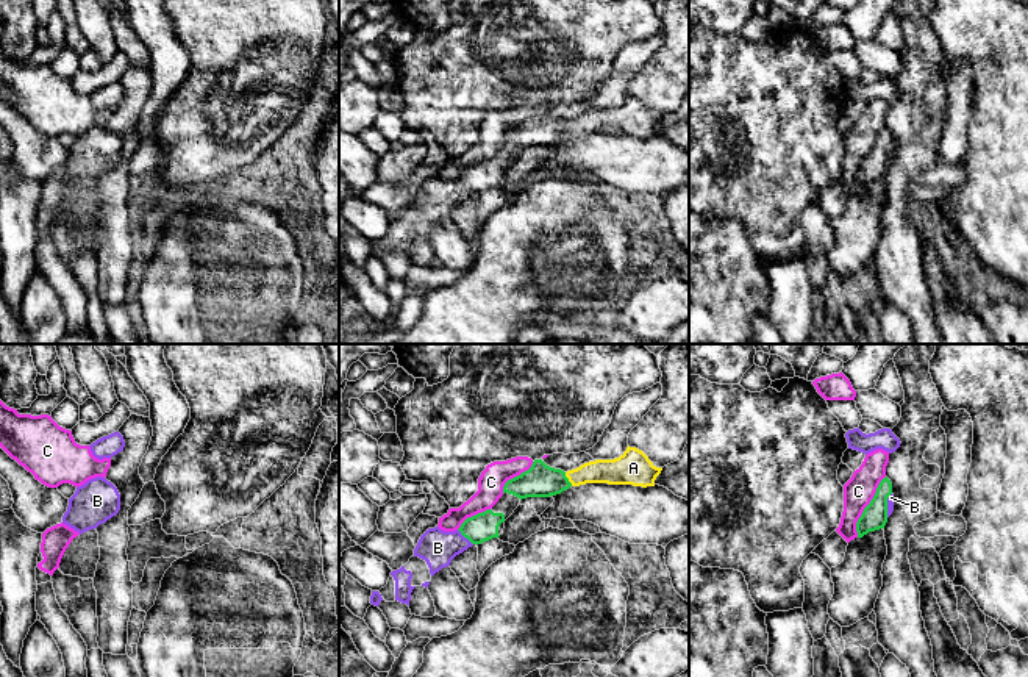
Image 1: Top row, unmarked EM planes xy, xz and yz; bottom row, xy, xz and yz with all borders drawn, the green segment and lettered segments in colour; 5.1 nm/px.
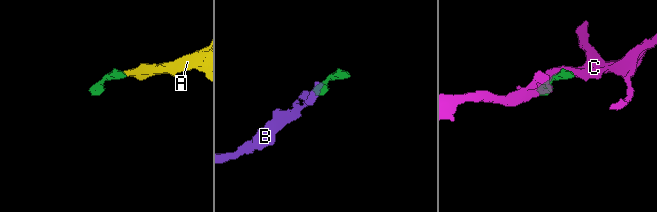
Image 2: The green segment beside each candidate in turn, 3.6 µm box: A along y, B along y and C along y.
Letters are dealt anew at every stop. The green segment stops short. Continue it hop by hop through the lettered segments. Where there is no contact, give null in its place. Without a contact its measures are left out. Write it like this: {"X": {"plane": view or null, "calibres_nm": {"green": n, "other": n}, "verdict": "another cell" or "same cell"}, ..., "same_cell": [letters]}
{"A": {"plane": "xz", "calibres_nm": {"green": 170, "other": 130}, "verdict": "same cell"}, "B": {"plane": "xz", "calibres_nm": {"green": 150, "other": 190}, "verdict": "same cell"}, "C": {"plane": "yz", "calibres_nm": {"green": 130, "other": 160}, "verdict": "another cell"}, "same_cell": ["A", "B"]}

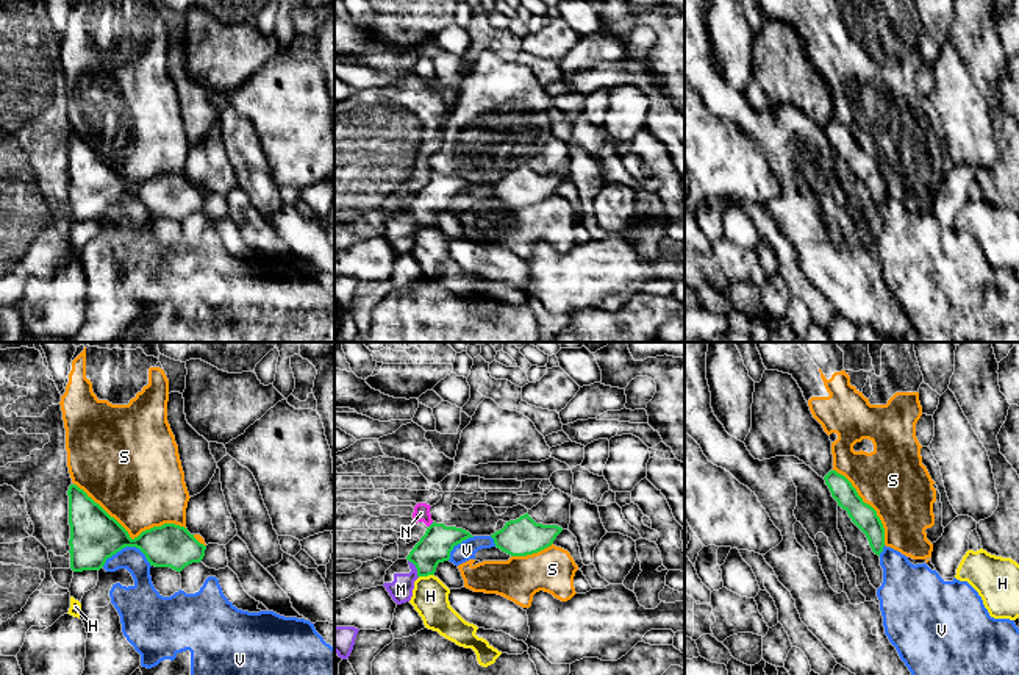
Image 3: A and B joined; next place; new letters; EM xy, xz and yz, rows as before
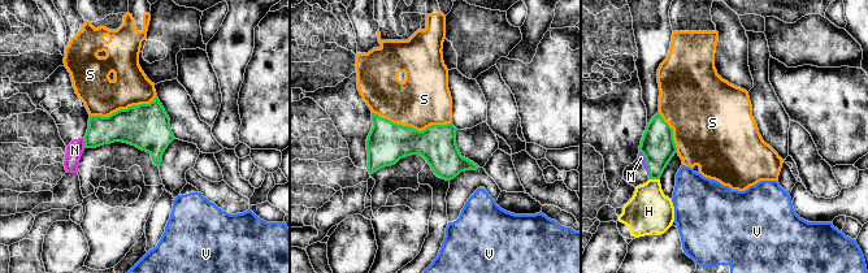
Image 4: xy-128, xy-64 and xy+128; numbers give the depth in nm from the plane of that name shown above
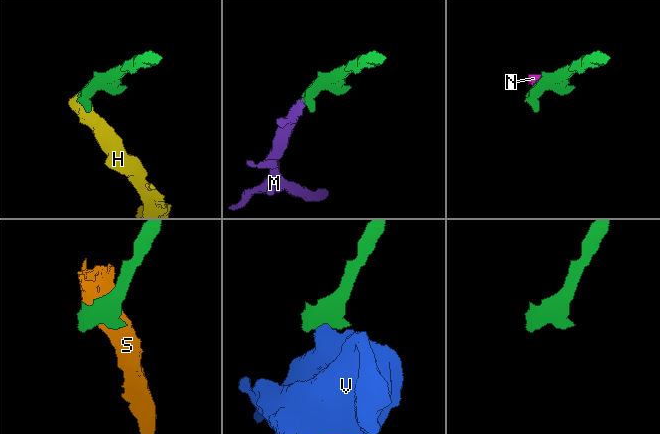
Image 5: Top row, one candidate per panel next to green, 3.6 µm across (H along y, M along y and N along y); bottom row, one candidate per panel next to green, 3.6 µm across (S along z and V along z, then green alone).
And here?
{"H": {"plane": "xz", "calibres_nm": {"green": 170, "other": 190}, "verdict": "another cell"}, "M": {"plane": "xz", "calibres_nm": {"green": 170, "other": 120}, "verdict": "same cell"}, "N": {"plane": "xz", "calibres_nm": {"green": 170, "other": 80}, "verdict": "another cell"}, "S": {"plane": "xy", "calibres_nm": {"green": 260, "other": 420}, "verdict": "another cell"}, "V": {"plane": "xy", "calibres_nm": {"green": 260, "other": 120}, "verdict": "another cell"}, "same_cell": ["M"]}

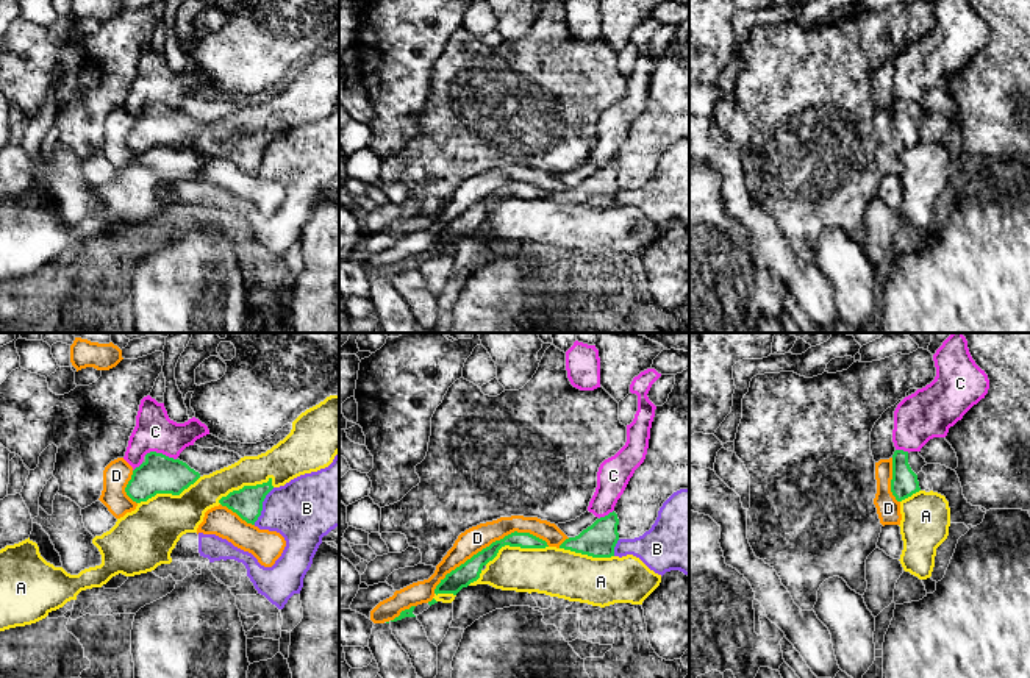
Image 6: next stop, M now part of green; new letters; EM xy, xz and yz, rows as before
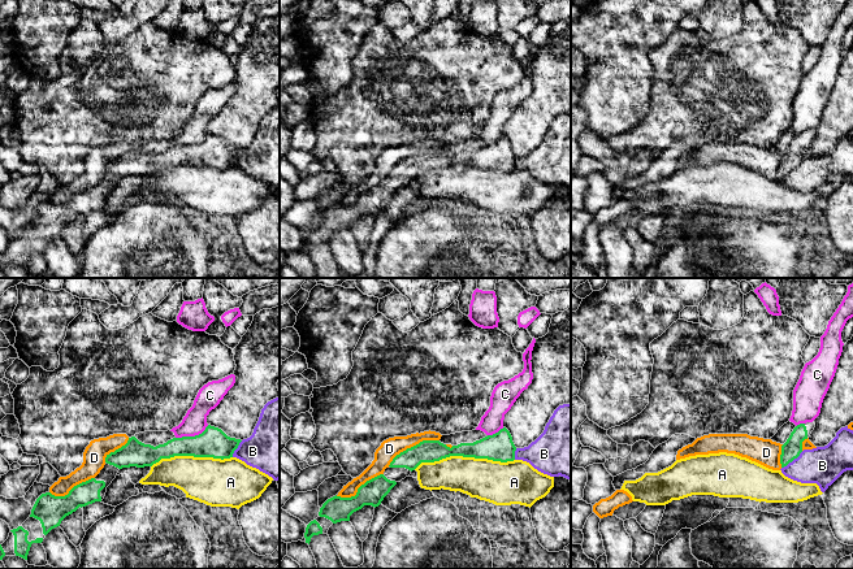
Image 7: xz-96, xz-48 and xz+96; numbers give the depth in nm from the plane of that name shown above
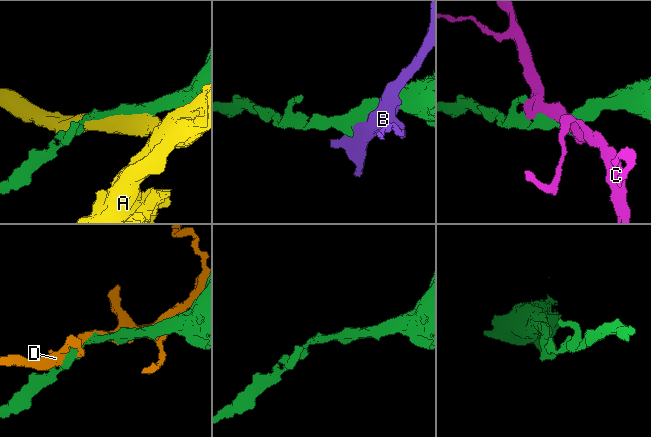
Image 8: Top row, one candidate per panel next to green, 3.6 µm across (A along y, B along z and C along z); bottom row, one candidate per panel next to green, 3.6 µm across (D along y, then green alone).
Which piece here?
{"A": {"plane": "xy", "calibres_nm": {"green": 160, "other": 200}, "verdict": "another cell"}, "B": {"plane": "xy", "calibres_nm": {"green": 160, "other": 340}, "verdict": "another cell"}, "C": {"plane": "xy", "calibres_nm": {"green": 200, "other": 200}, "verdict": "another cell"}, "D": {"plane": "xz", "calibres_nm": {"green": 110, "other": 130}, "verdict": "another cell"}, "same_cell": []}

